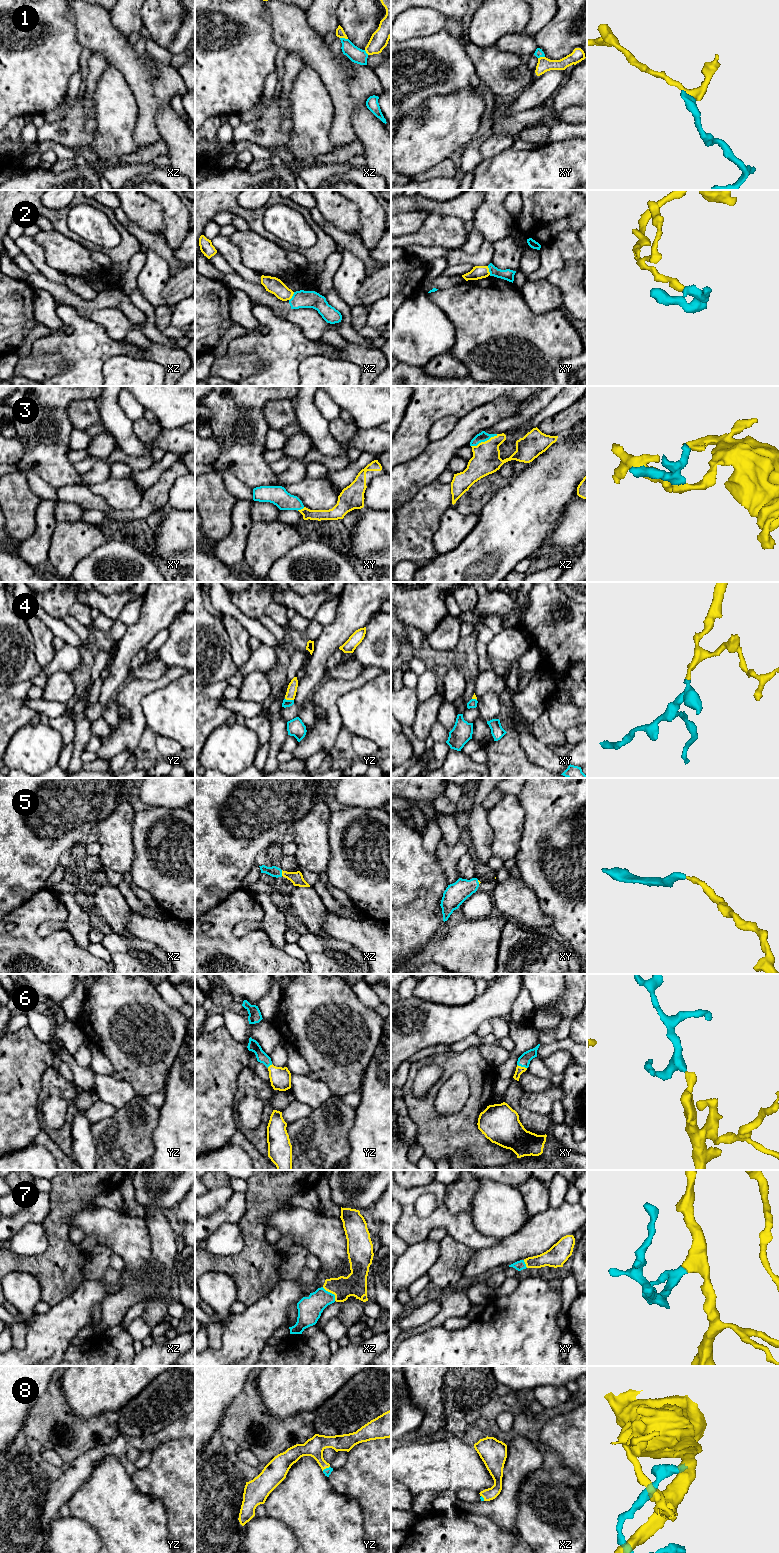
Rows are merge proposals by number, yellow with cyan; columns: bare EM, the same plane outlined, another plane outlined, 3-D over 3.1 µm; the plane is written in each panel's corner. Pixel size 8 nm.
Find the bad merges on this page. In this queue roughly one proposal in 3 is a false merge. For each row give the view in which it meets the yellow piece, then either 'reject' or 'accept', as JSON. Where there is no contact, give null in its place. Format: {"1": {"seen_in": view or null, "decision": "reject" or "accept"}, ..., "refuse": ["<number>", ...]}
{"1": {"seen_in": "xz", "decision": "reject"}, "2": {"seen_in": "xy", "decision": "reject"}, "3": {"seen_in": "xz", "decision": "accept"}, "4": {"seen_in": "yz", "decision": "accept"}, "5": {"seen_in": "xz", "decision": "accept"}, "6": {"seen_in": "xy", "decision": "accept"}, "7": {"seen_in": "xz", "decision": "accept"}, "8": {"seen_in": "yz", "decision": "accept"}, "refuse": ["1", "2"]}

